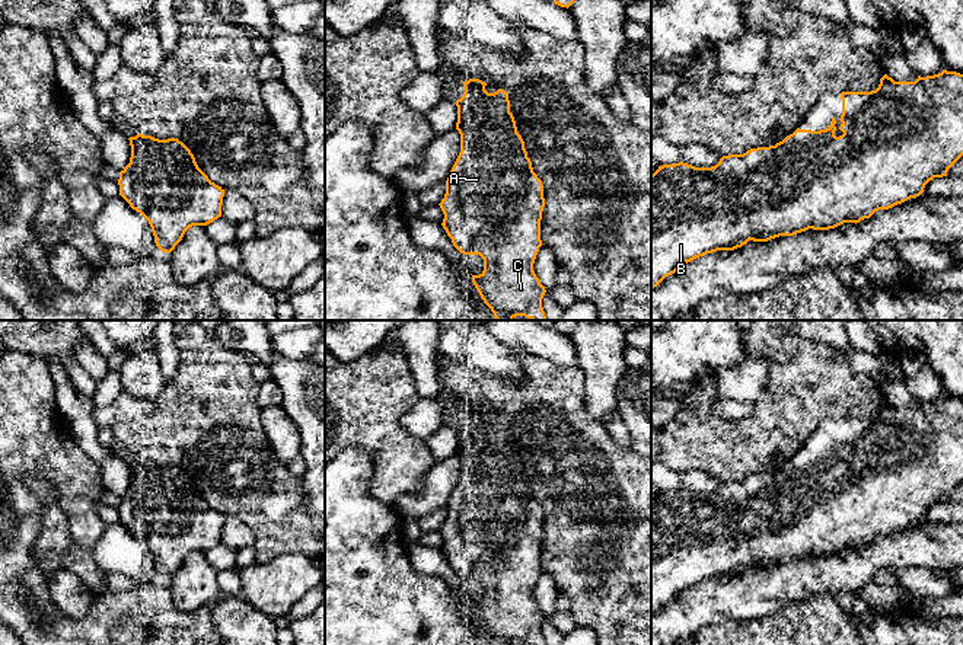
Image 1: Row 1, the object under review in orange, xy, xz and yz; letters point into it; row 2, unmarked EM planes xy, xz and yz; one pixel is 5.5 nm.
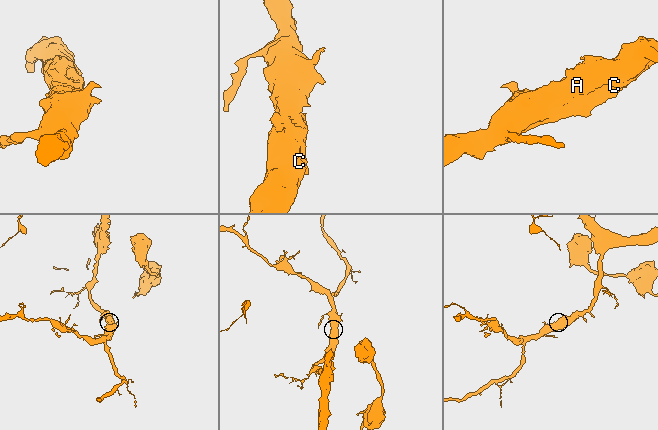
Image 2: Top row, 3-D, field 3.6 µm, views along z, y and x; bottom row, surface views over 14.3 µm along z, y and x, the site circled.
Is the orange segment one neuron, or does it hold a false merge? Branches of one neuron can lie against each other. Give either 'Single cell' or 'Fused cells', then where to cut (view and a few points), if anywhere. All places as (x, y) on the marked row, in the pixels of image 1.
Single cell. No split

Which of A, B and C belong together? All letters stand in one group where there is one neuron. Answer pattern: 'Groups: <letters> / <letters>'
Groups: A B C

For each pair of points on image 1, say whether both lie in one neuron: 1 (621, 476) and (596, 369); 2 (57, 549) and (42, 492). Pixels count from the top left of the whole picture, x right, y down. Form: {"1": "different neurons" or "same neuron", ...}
{"1": "different neurons", "2": "same neuron"}

